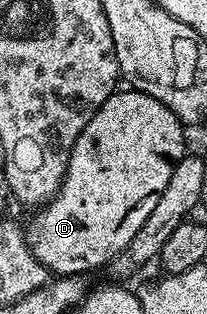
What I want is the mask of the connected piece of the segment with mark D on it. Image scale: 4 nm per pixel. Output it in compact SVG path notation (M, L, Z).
M118 90L114 92L113 95L107 98L107 102L103 102L101 109L91 118L91 122L87 122L87 126L83 126L83 134L79 134L75 146L71 149L71 158L67 162L67 170L60 190L57 191L56 196L48 204L44 205L34 215L38 216L30 222L29 228L27 224L29 248L35 254L35 258L39 258L39 262L43 262L43 266L48 268L50 273L57 276L80 276L90 274L89 272L103 267L104 264L105 267L112 265L113 261L125 251L126 246L131 242L131 238L135 238L135 234L139 234L143 222L147 222L147 218L151 218L151 210L155 210L155 205L159 203L163 190L167 190L167 182L171 182L171 174L175 170L175 166L186 154L183 121L174 112L167 110L167 106L163 106L163 102L151 98L145 92L136 90Z

